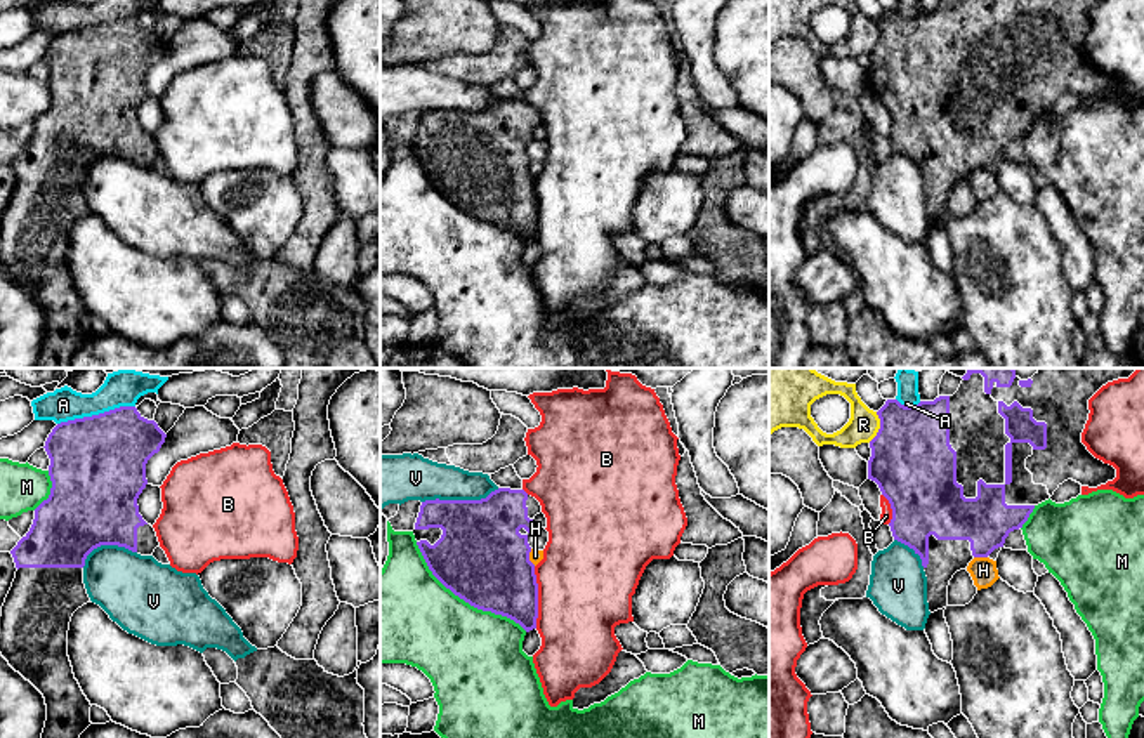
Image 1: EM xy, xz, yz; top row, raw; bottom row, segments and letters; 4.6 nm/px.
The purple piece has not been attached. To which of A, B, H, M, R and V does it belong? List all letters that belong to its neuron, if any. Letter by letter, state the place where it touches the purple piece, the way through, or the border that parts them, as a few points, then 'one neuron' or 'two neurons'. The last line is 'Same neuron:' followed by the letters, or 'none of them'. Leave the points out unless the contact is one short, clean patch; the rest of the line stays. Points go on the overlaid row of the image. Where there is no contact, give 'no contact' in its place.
A: meets purple in xy at (96, 415); two neurons
B: meets purple in xz at (537, 598); two neurons
H: meets purple in yz at (981, 556); two neurons
M: meets purple in xz at (464, 599); two neurons
R: meets purple in yz at (881, 428); two neurons
V: meets purple in xz at (460, 500); two neurons
Same neuron: none of them

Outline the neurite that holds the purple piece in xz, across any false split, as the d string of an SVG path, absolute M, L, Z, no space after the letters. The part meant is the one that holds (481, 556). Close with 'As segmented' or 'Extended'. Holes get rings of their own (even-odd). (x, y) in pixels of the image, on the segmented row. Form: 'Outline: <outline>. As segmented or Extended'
Outline: M510 488L481 500L425 500L413 535L446 589L529 632L536 629L538 583L528 533L540 512L535 497Z. Extended

